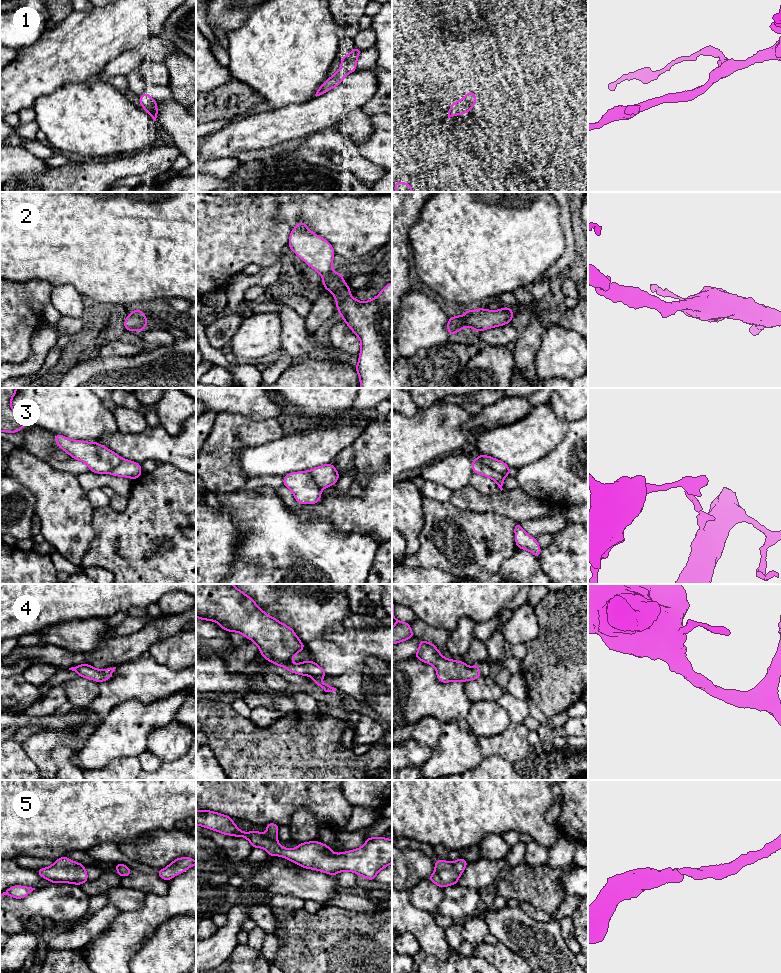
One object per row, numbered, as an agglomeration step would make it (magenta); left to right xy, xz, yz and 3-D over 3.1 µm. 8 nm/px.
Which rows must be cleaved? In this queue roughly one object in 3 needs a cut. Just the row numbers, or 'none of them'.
3

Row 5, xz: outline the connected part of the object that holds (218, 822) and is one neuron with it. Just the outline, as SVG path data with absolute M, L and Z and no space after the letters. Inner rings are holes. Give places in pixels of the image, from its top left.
M209 810L196 811L196 825L220 832L224 835L245 837L252 845L252 848L263 848L269 856L281 856L285 859L300 865L303 868L322 871L335 876L341 871L350 871L359 876L366 877L373 882L377 873L392 863L392 840L385 837L367 837L365 844L357 849L343 853L332 853L332 848L318 841L300 843L294 849L287 849L277 842L279 825L268 823L265 825L267 834L258 831L242 832L233 822L231 817Z

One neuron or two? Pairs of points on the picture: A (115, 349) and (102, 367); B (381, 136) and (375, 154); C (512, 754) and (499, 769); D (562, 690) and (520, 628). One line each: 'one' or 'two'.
A: two
B: one
C: two
D: two

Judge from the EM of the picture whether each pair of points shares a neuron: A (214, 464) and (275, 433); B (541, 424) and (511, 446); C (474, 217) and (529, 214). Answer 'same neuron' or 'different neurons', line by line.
A: same neuron
B: same neuron
C: same neuron

